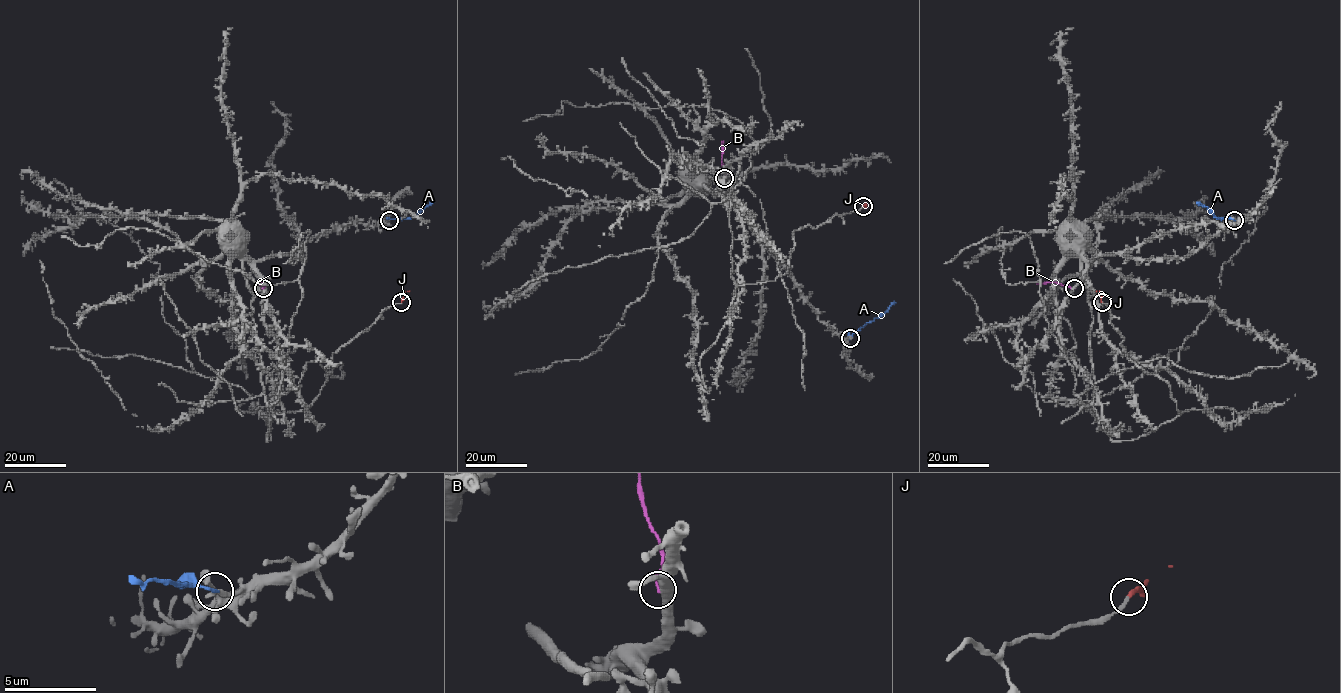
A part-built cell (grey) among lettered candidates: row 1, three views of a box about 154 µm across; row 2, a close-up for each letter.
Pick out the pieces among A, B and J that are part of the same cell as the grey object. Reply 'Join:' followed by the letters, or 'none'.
Join: J

